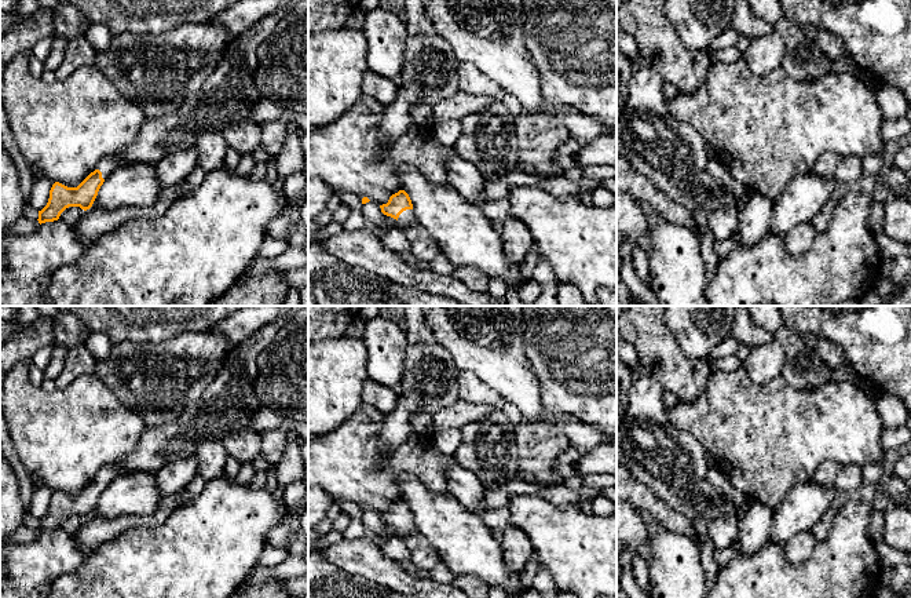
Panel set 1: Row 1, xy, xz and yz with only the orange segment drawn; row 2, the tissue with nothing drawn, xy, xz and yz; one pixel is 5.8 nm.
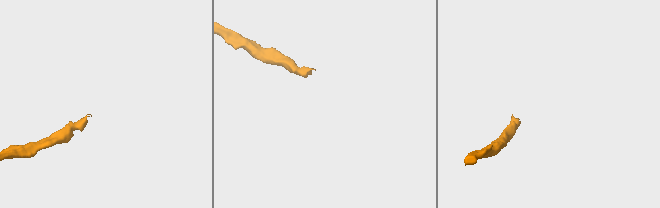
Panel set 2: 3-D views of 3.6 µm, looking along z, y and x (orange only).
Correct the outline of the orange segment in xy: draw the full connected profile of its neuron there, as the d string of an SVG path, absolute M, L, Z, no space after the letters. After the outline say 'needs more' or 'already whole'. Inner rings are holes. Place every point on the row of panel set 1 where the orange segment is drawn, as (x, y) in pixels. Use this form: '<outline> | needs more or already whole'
M290 4L237 34L198 92L182 101L172 114L146 120L127 149L116 157L103 157L77 187L55 182L47 205L39 211L39 223L58 220L69 207L89 209L105 179L118 167L156 164L171 153L194 147L204 132L222 132L231 124L253 120L255 106L261 99L253 80L257 51L289 10Z | needs more

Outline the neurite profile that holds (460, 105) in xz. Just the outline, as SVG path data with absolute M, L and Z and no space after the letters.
M457 91L454 95L432 106L431 113L435 121L461 120L469 114L486 109L495 101L498 101L497 96L475 95Z

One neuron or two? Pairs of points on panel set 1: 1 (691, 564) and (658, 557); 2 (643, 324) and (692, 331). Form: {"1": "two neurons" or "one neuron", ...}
{"1": "one neuron", "2": "two neurons"}

